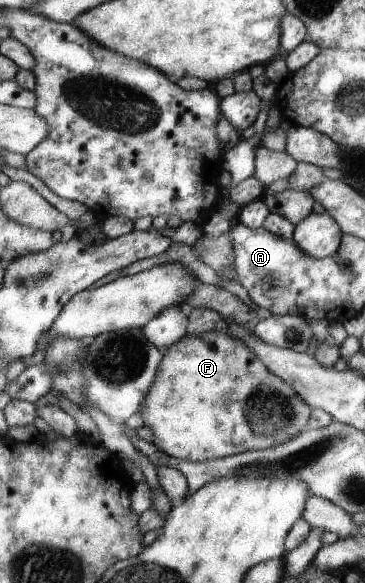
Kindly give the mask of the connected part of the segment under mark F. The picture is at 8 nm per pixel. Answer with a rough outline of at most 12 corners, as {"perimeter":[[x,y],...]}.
{"perimeter":[[218,329],[165,352],[142,416],[185,461],[272,449],[313,406]]}

